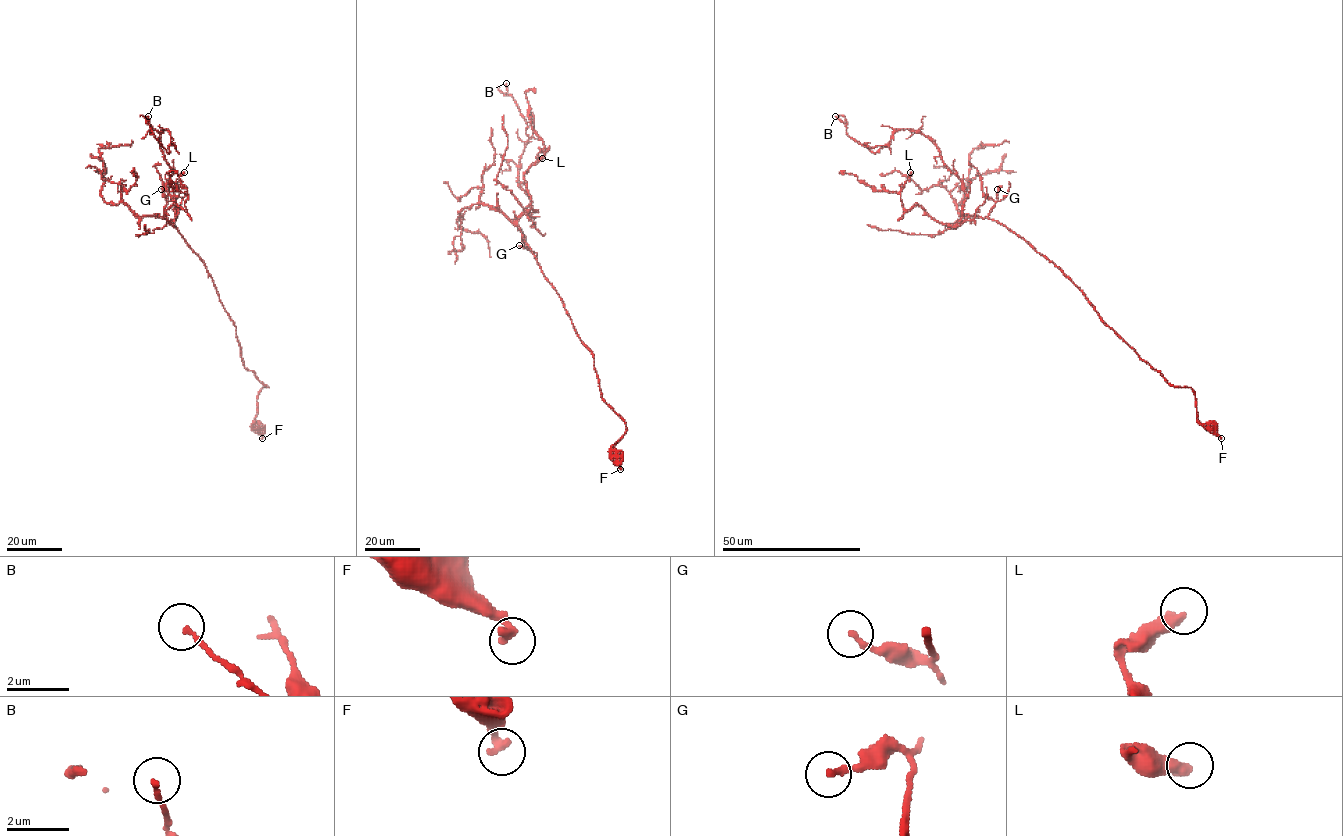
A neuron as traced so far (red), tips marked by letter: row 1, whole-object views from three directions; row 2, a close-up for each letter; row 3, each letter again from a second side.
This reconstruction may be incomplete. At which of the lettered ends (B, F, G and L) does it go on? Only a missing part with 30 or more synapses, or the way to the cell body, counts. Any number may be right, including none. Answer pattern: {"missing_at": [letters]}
{"missing_at": []}

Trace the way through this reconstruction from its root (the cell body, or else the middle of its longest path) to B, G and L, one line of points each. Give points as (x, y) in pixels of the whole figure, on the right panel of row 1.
B: (1211, 427), (1195, 392), (1024, 239), (960, 223), (962, 183), (931, 139), (901, 129), (873, 153), (835, 116)
G: (1211, 427), (1197, 420), (1190, 388), (1172, 386), (1102, 320), (1058, 267), (988, 217), (997, 189)
L: (1211, 427), (1195, 392), (1024, 239), (906, 210), (910, 172)

